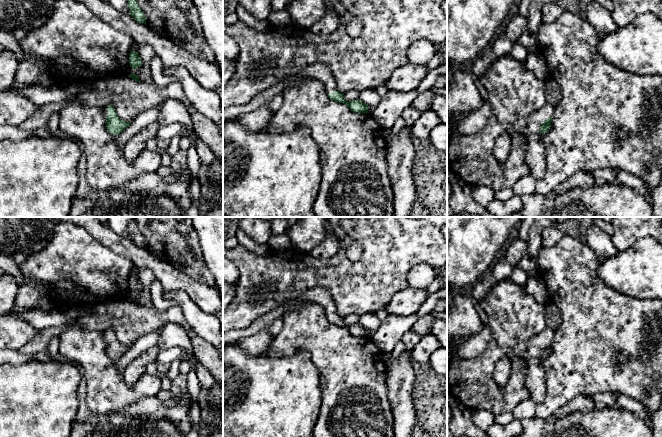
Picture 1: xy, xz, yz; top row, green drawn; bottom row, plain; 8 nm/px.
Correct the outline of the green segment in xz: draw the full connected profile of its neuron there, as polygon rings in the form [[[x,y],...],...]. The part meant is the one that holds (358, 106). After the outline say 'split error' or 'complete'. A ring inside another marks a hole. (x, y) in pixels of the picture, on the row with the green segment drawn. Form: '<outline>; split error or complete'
[[[316,63],[307,66],[303,71],[297,75],[292,75],[284,80],[290,80],[293,78],[307,78],[315,79],[322,82],[325,85],[325,91],[328,97],[338,103],[346,104],[352,112],[356,113],[369,113],[368,106],[364,104],[361,100],[356,99],[347,102],[344,98],[344,94],[337,90],[335,79],[331,73],[331,69],[328,65],[323,63]]]; split error

